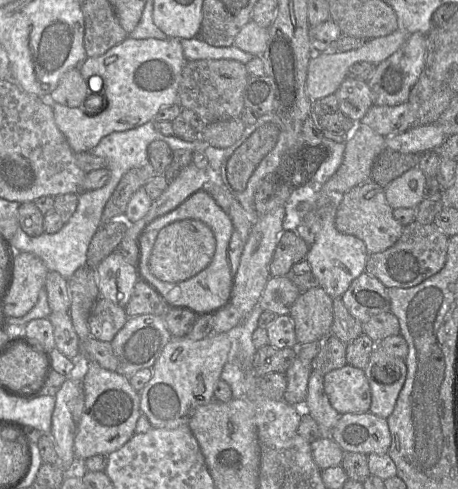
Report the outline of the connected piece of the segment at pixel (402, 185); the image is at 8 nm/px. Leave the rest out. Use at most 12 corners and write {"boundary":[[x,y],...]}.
{"boundary":[[418,167],[384,188],[393,209],[416,208],[426,183]]}

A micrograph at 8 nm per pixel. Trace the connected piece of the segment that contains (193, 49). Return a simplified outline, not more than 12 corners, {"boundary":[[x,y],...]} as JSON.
{"boundary":[[198,37],[180,42],[187,61],[229,59],[246,65],[255,55],[235,45],[214,47]]}

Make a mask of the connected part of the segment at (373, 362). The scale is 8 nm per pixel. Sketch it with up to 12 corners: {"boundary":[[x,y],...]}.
{"boundary":[[376,344],[363,371],[369,413],[387,419],[406,380],[405,360]]}

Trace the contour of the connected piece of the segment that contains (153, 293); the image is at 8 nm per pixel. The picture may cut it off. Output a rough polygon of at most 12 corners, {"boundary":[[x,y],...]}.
{"boundary":[[139,279],[124,307],[128,317],[171,309],[161,294]]}

